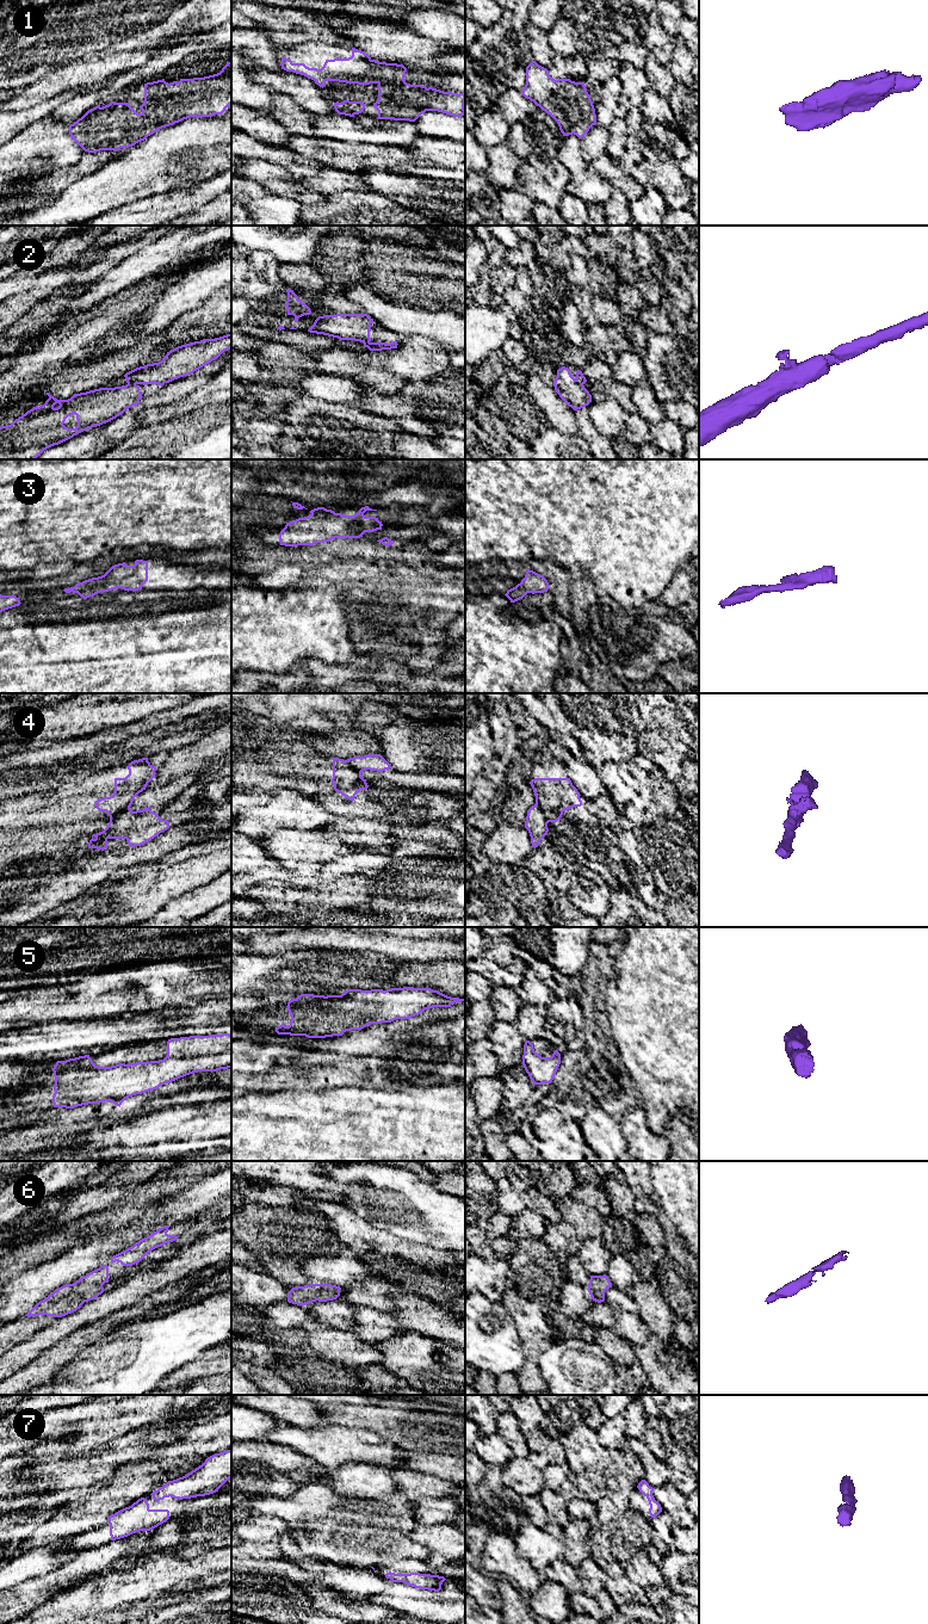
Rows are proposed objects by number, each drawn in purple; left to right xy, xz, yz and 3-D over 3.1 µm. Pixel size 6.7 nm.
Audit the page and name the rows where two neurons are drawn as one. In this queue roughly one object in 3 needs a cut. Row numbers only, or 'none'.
4

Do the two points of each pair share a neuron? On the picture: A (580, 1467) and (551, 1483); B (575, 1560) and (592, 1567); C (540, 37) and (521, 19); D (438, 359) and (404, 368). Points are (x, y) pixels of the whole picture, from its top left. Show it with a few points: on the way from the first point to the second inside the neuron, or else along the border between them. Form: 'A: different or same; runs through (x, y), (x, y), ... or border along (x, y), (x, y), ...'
A: different; border along (564, 1467), (570, 1475)
B: different; border along (588, 1556), (577, 1569)
C: same; runs through (533, 36), (524, 31), (521, 26)
D: same; runs through (430, 363), (413, 365)

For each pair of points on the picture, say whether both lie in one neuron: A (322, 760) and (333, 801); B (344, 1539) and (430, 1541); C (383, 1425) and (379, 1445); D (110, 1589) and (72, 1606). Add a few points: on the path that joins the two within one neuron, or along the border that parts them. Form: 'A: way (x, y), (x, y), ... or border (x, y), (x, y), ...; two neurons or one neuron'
A: way (332, 770), (339, 777), (339, 791); one neuron
B: border (418, 1525), (410, 1537), (427, 1550), (426, 1560); two neurons
C: border (354, 1426), (375, 1431), (404, 1450); two neurons
D: way (100, 1594), (81, 1600); one neuron

